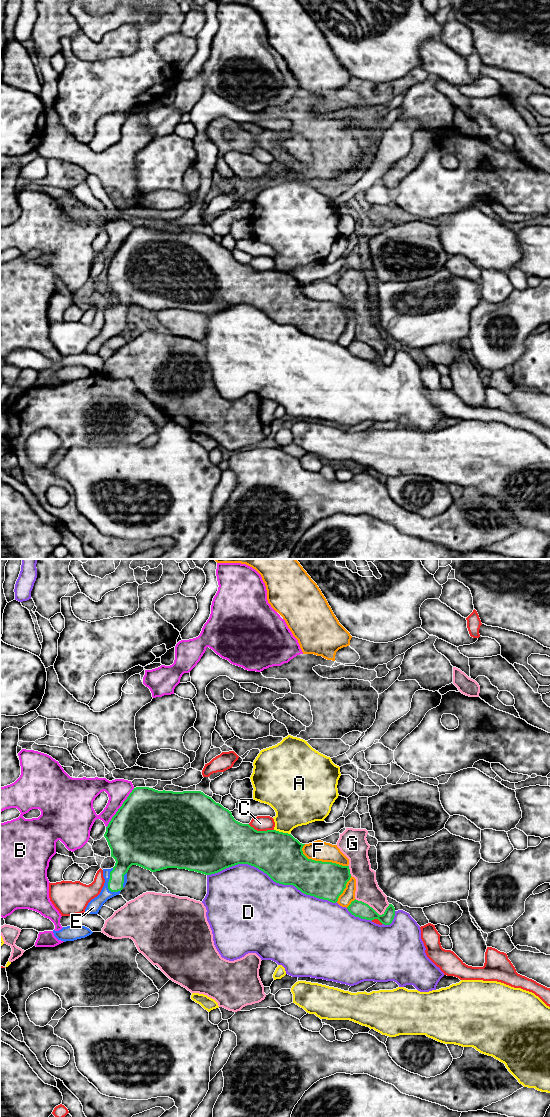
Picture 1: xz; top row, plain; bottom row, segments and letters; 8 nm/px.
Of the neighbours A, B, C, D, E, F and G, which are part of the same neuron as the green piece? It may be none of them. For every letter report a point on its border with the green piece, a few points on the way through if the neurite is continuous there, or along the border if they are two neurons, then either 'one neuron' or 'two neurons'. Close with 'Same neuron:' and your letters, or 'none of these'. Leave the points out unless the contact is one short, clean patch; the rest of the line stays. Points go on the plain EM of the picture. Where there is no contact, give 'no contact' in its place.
A: contact xz (282, 272); two neurons
B: contact xz (119, 248); two neurons
C: contact xz (261, 271); two neurons
D: contact xz (272, 319); two neurons
E: contact xz (108, 323); way xz (125, 297), (119, 312), (108, 323), (108, 331), (93, 347); one neuron
F: contact xz (323, 302); two neurons
G: contact xz (372, 348); two neurons
Same neuron: E

